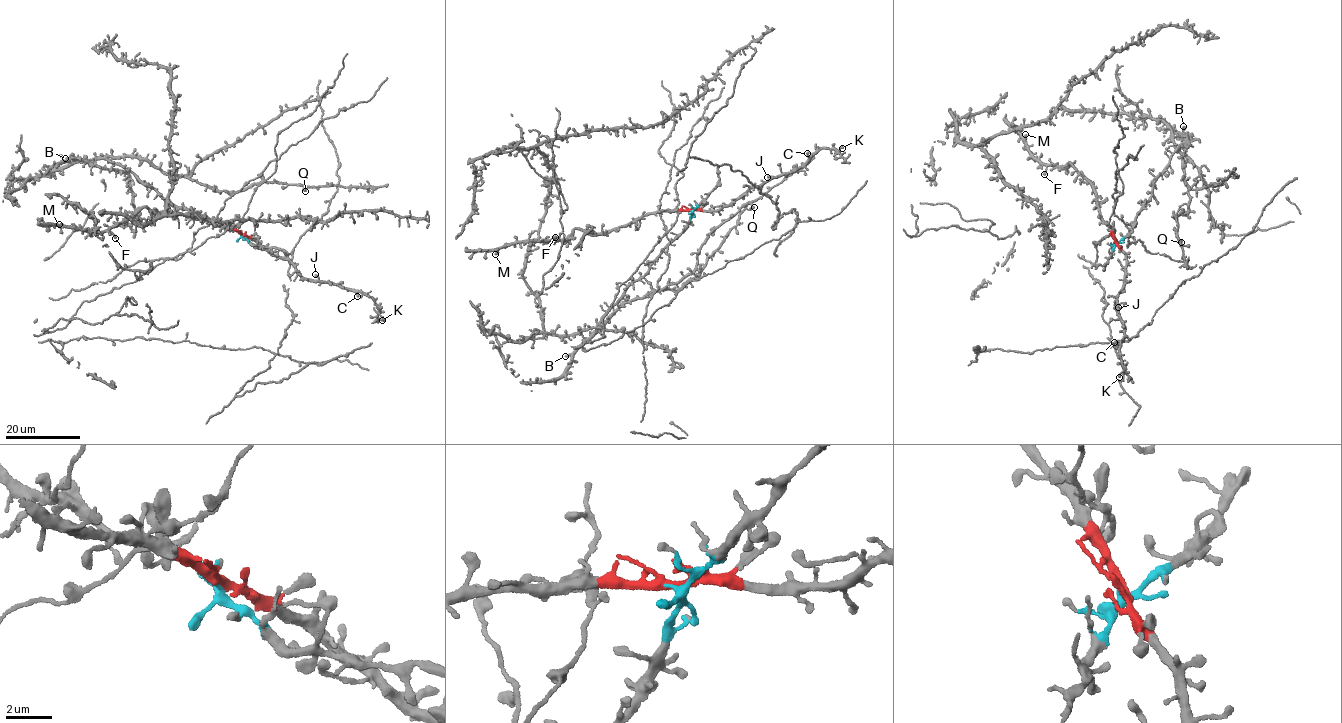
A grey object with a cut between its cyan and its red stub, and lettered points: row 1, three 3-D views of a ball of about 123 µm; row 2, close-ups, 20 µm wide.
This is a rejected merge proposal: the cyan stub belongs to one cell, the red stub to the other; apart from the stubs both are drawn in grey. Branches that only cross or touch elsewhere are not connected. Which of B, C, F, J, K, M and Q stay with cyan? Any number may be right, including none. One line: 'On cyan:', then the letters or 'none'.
On cyan: B, Q

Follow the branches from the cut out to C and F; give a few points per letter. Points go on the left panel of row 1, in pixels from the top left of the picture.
C: (242, 234), (281, 256), (305, 278), (338, 284), (354, 291), (357, 296)
F: (242, 234), (188, 216), (167, 212), (152, 213), (145, 207), (111, 226), (115, 238)

